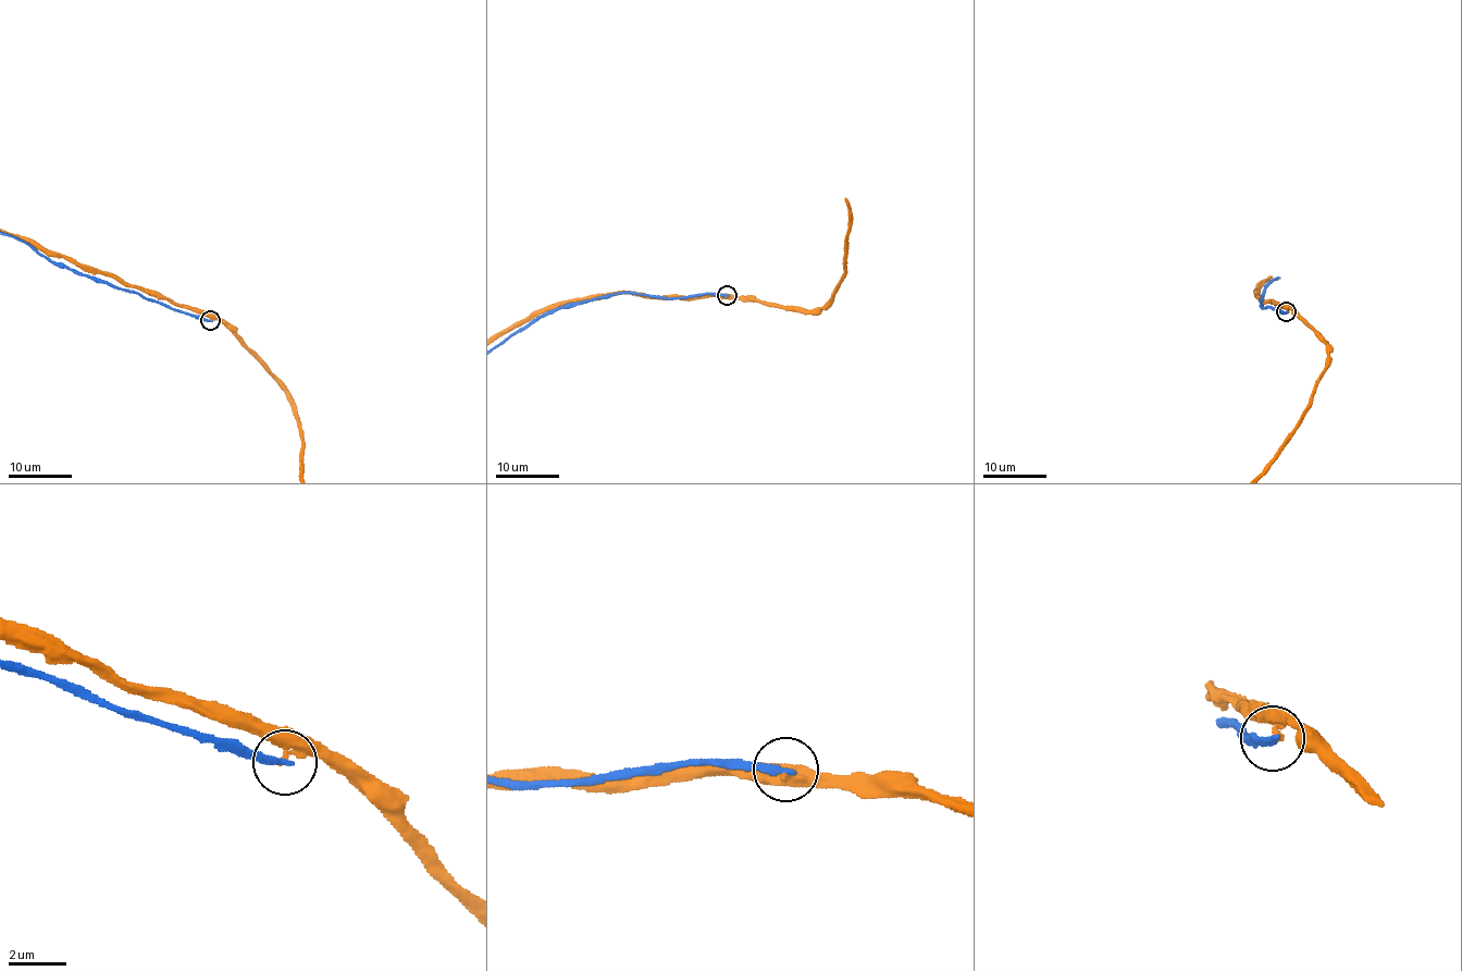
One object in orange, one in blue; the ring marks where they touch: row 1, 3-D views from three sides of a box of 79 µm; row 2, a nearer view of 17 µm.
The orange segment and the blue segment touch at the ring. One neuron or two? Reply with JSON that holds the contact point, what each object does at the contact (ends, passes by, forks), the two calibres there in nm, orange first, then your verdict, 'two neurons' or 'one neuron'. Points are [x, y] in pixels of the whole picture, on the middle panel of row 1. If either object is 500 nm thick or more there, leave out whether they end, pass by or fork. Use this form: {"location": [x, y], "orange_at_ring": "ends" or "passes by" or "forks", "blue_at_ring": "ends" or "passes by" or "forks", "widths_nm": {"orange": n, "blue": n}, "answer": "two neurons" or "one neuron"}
{"location": [727, 295], "orange_at_ring": "passes by", "blue_at_ring": "ends", "widths_nm": {"orange": 320, "blue": 220}, "answer": "two neurons"}

